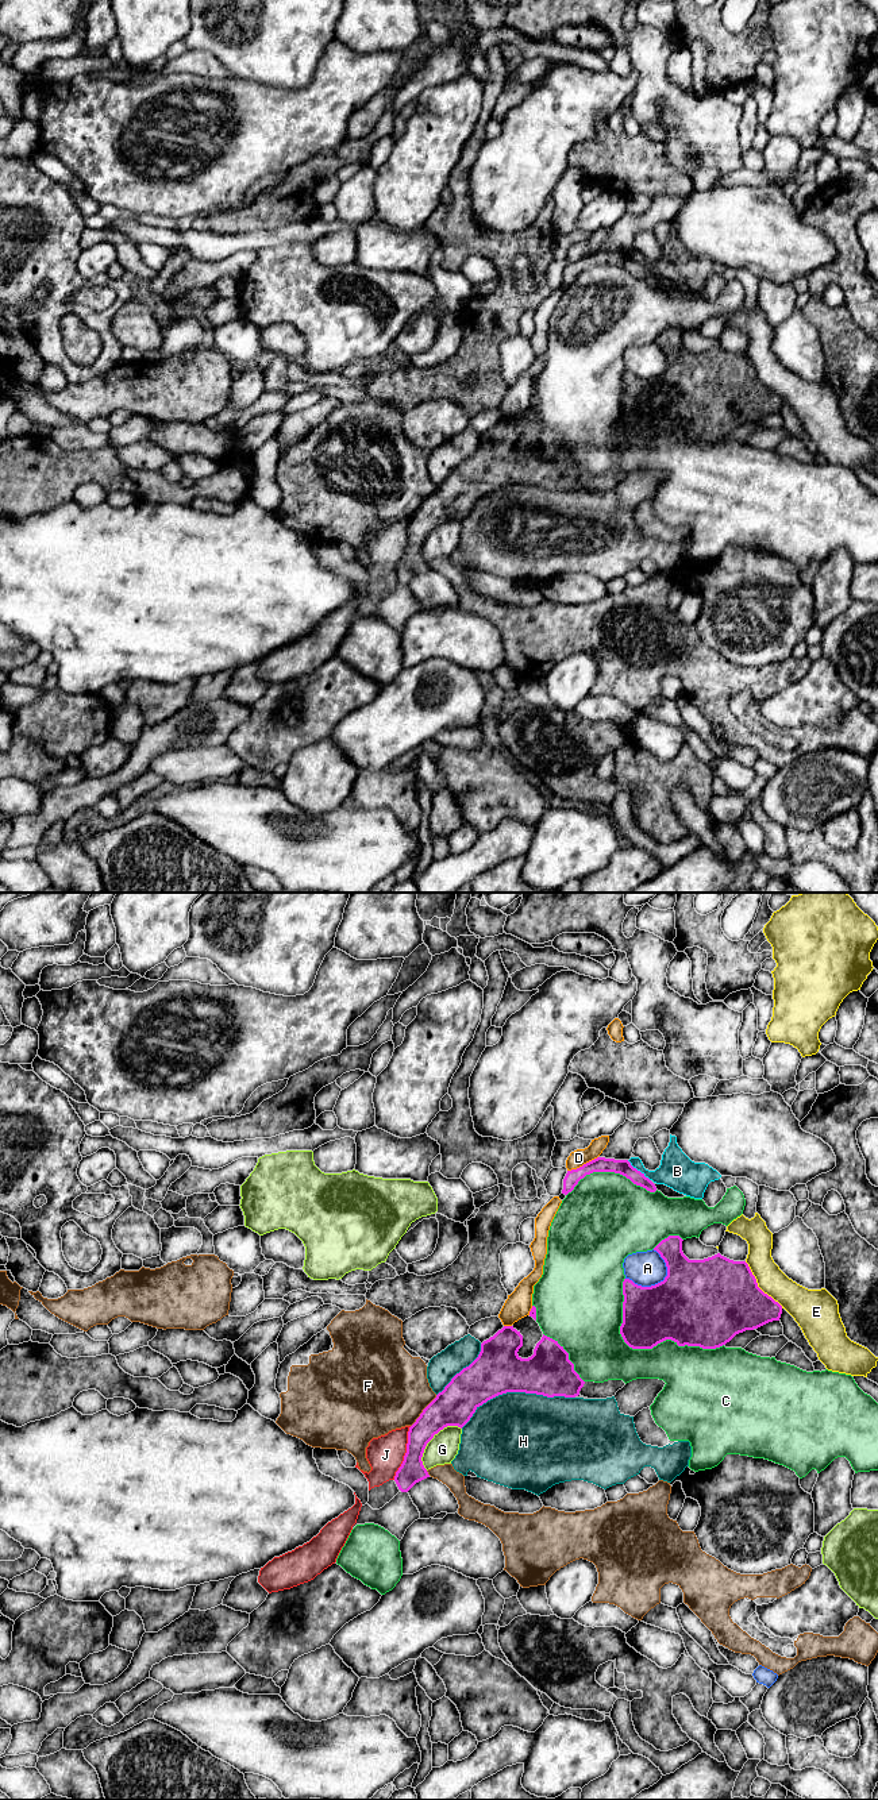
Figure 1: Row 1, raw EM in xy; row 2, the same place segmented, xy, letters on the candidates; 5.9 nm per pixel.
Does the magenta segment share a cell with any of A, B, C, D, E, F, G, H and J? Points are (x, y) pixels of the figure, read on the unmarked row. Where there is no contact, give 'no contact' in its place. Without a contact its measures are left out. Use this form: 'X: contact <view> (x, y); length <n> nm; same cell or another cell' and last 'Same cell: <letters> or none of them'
A: contact xy (653, 378); length 260 nm; another cell
B: contact xy (639, 263); length 190 nm; another cell
C: contact xy (643, 440); length 700 nm; another cell
D: contact xy (584, 257); length 200 nm; another cell
E: contact xy (757, 378); length 360 nm; another cell
F: contact xy (423, 504); length 240 nm; another cell
G: contact xy (431, 531); length 340 nm; another cell
H: contact xy (516, 484); length 700 nm; another cell
J: contact xy (405, 546); length 340 nm; another cell
Same cell: none of them

